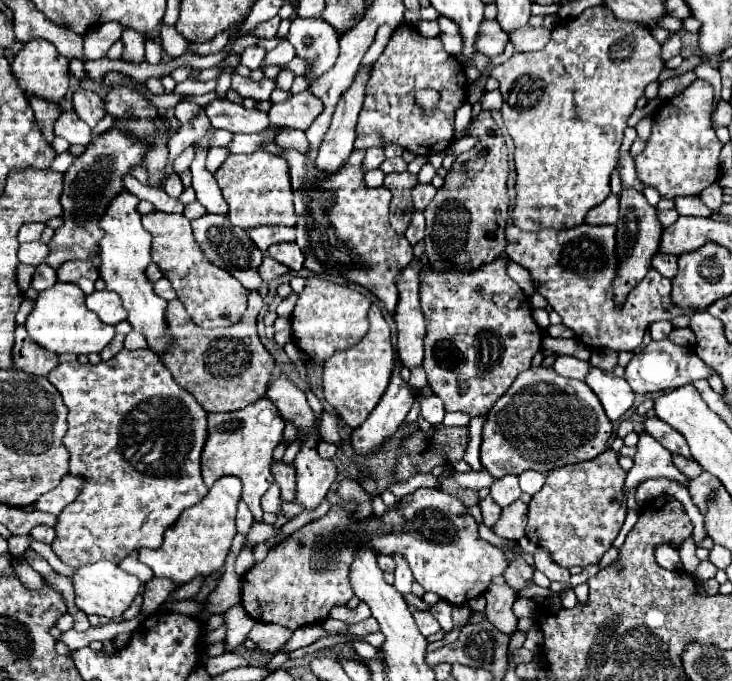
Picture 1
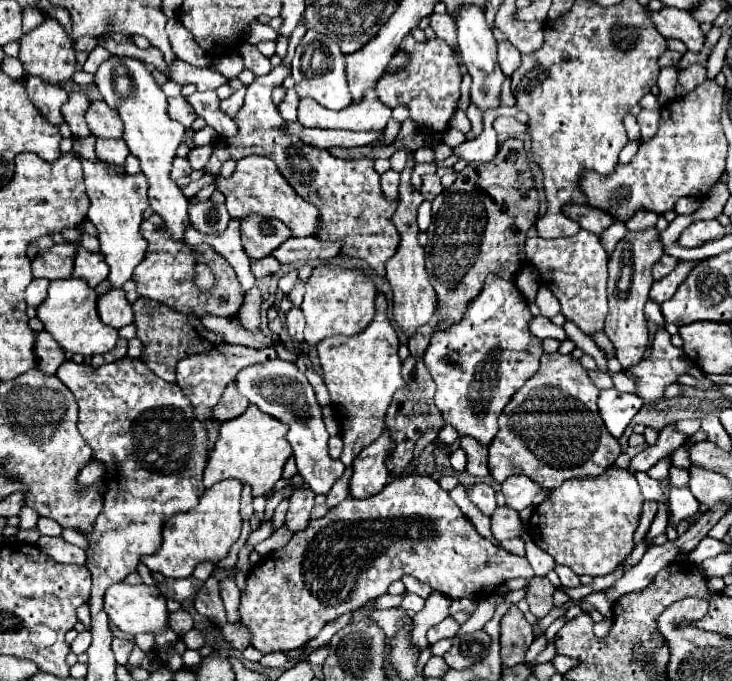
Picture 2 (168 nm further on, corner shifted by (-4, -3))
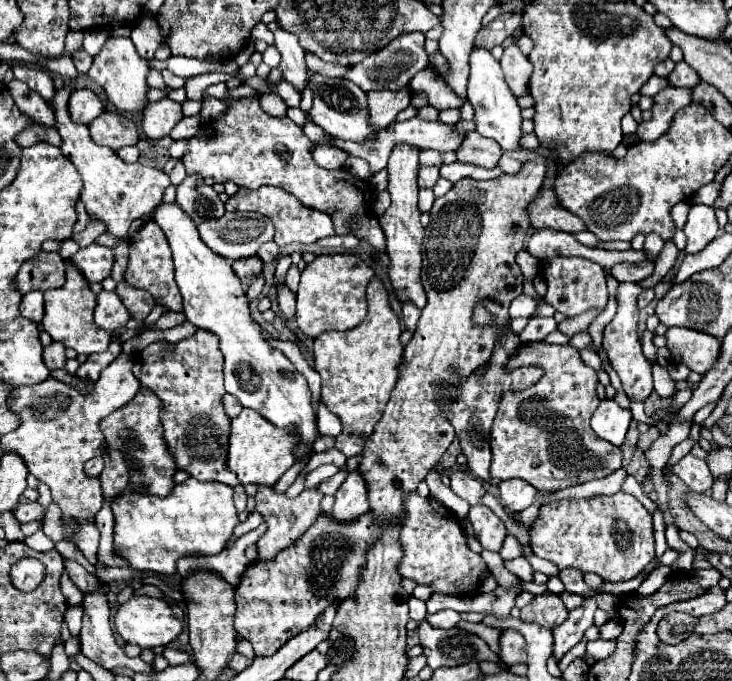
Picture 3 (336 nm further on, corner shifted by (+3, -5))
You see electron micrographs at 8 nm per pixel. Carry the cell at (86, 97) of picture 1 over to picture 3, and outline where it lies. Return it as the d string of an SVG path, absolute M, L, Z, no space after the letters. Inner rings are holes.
M103 111L97 119L93 119L89 123L89 131L95 143L105 145L113 151L127 147L127 145L135 145L139 141L139 131L135 123L111 111Z

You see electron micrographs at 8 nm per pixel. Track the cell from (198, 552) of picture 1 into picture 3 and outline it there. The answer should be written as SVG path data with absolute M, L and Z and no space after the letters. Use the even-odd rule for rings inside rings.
M187 479L173 489L169 499L157 499L153 495L123 493L113 501L115 515L115 551L129 561L129 567L141 571L153 571L157 575L175 575L175 563L189 555L217 555L223 551L227 539L237 527L237 511L233 507L233 489L223 483L201 483L197 479Z

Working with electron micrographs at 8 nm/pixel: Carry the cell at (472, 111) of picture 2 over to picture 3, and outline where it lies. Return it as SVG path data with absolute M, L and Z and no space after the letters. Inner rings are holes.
M471 131L465 135L461 147L455 153L459 163L475 163L479 167L493 169L501 157L501 147L497 147L495 139L487 139Z

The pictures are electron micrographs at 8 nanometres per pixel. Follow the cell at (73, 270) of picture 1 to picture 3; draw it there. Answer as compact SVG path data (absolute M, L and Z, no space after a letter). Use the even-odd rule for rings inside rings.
M89 245L85 249L79 249L71 257L71 263L83 273L87 283L101 283L111 273L113 251L109 251L109 247Z

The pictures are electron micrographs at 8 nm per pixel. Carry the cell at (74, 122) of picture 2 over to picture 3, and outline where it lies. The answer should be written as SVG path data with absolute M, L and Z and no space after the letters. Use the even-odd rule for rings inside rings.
M73 89L67 107L71 121L79 125L89 125L105 109L103 101L91 89Z

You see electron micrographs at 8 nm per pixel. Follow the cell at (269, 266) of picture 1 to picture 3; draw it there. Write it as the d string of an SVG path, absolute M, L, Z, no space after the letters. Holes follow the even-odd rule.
M257 255L249 257L249 259L239 259L233 263L233 271L241 279L253 279L263 271L263 263L261 263L261 259L257 259Z

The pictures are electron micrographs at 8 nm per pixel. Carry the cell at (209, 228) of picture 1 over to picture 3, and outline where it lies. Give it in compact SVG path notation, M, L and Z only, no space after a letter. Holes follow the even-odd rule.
M187 175L185 181L177 185L175 201L187 215L191 215L195 225L201 225L209 219L219 219L225 213L223 201L219 199L217 191L205 185L199 175Z

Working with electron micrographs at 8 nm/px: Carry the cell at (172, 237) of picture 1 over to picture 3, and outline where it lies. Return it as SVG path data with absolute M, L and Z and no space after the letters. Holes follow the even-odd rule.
M149 219L141 227L141 231L137 231L129 239L129 265L127 265L125 281L133 287L149 291L161 307L165 307L169 311L183 311L181 293L179 293L179 287L173 279L173 259L169 255L169 245L165 243L165 235L157 227L157 223L153 223L153 219Z

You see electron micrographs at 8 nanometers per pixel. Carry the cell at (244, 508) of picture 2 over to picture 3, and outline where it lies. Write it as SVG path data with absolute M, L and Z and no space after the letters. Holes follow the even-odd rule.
M199 329L193 337L173 345L173 351L161 343L153 343L135 355L133 375L141 385L149 387L165 407L161 415L165 439L169 449L187 449L187 457L175 457L177 467L187 471L199 481L221 481L235 491L235 509L241 513L247 503L247 495L239 479L225 467L225 447L229 437L231 419L221 407L223 389L223 353L219 349L217 335Z

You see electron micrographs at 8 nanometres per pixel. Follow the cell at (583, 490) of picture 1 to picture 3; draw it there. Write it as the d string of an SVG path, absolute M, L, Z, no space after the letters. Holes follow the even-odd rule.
M631 493L589 499L555 499L539 509L531 525L531 551L559 569L597 573L603 581L627 581L641 573L655 557L653 523L647 509Z

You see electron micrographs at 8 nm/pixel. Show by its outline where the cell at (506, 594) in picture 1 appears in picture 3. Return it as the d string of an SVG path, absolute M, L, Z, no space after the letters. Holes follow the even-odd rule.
M503 629L501 639L499 639L499 653L497 655L499 655L501 663L505 663L505 665L527 661L523 635L515 629Z

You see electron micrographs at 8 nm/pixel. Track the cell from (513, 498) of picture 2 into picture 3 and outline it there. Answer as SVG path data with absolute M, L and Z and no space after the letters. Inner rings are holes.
M507 479L499 483L499 491L501 491L501 501L509 511L523 511L533 503L533 497L537 493L537 489L533 489L529 483L521 481L521 479Z

